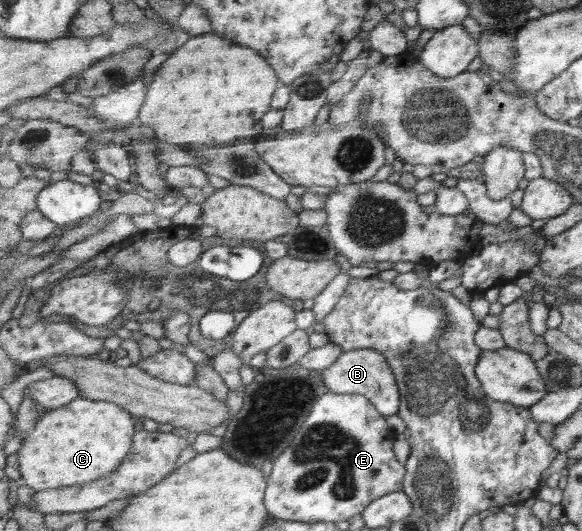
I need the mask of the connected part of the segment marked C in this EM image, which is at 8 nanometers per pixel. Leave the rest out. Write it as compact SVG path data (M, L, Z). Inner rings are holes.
M80 397L66 407L44 411L44 418L40 424L36 424L36 430L31 432L28 438L22 440L21 449L17 452L19 458L19 472L21 482L34 491L46 491L56 488L72 487L84 482L94 482L102 476L108 476L110 472L119 470L118 466L132 450L132 440L137 433L134 428L136 418L126 408L114 404L108 400L90 400Z

